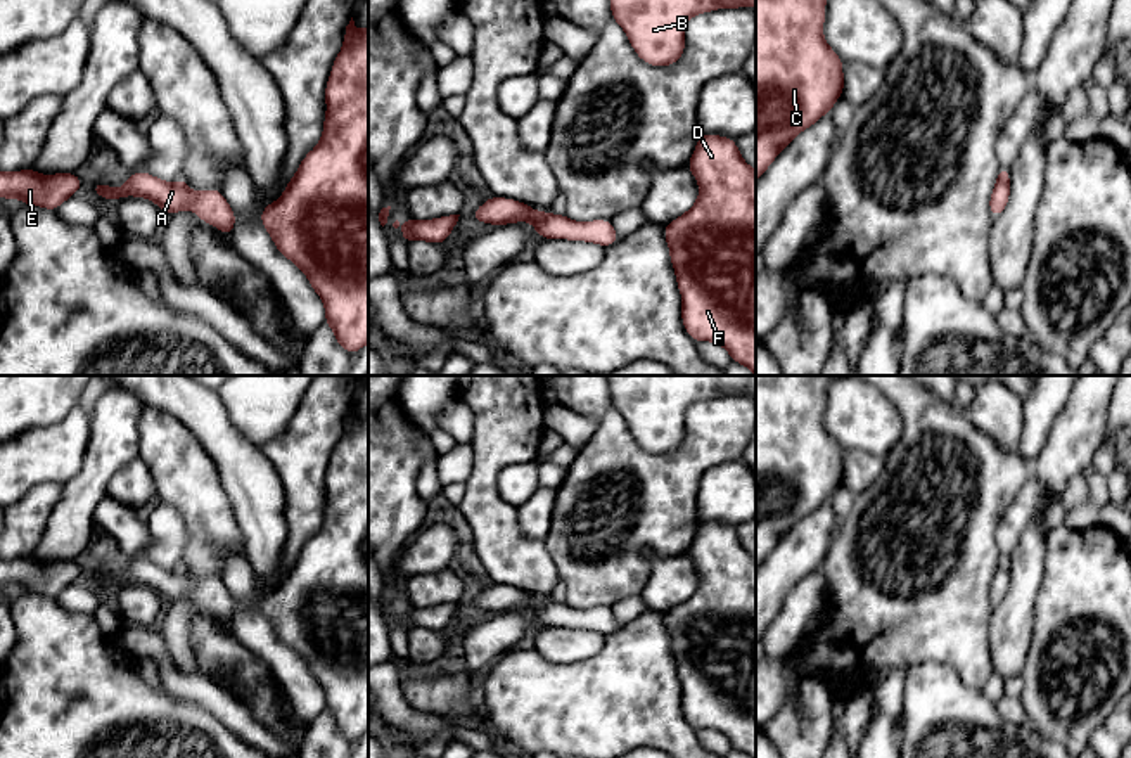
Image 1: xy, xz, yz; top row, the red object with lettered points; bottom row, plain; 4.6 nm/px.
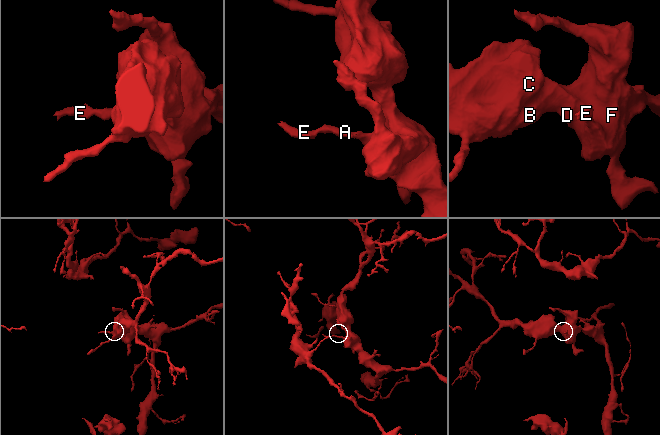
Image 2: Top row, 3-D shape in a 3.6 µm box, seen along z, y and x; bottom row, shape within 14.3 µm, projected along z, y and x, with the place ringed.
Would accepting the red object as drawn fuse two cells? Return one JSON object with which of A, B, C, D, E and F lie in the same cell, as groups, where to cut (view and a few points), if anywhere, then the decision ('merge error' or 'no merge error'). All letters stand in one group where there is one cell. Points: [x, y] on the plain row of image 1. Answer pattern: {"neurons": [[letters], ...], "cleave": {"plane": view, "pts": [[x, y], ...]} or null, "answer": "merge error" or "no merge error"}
{"neurons": [["A", "B", "C", "D", "E", "F"]], "cleave": null, "answer": "no merge error"}

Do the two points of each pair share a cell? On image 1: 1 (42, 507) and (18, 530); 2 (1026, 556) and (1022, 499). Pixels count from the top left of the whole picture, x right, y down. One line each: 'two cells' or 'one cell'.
1: one cell
2: two cells

